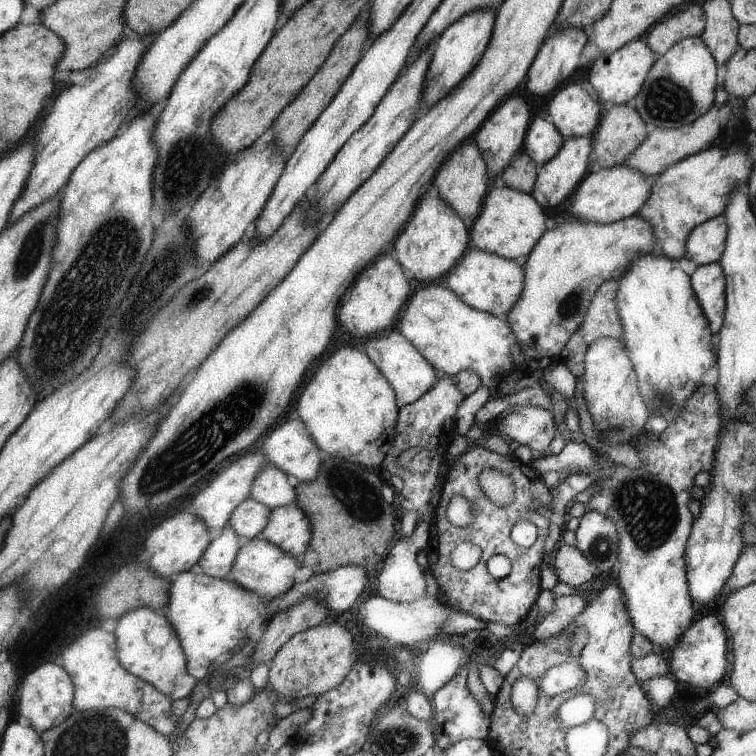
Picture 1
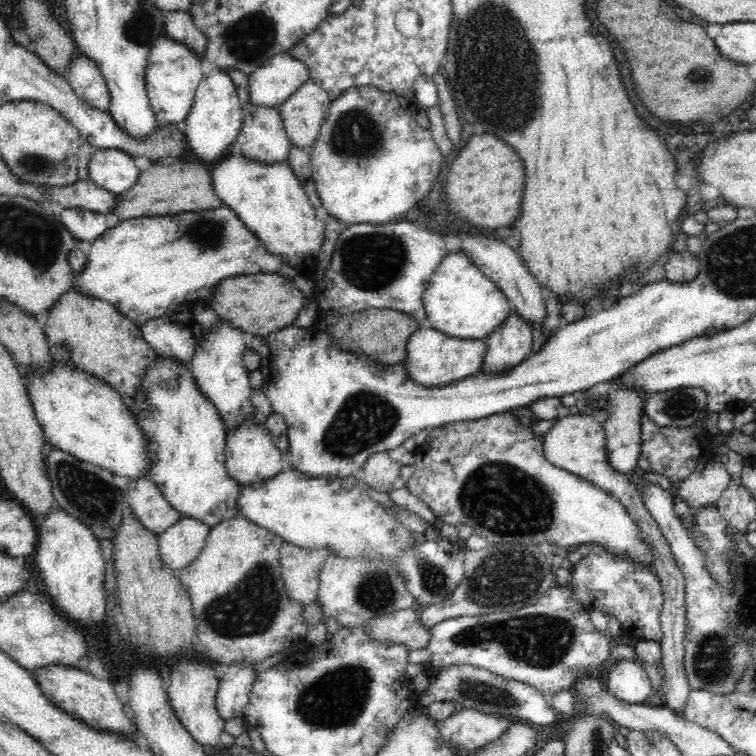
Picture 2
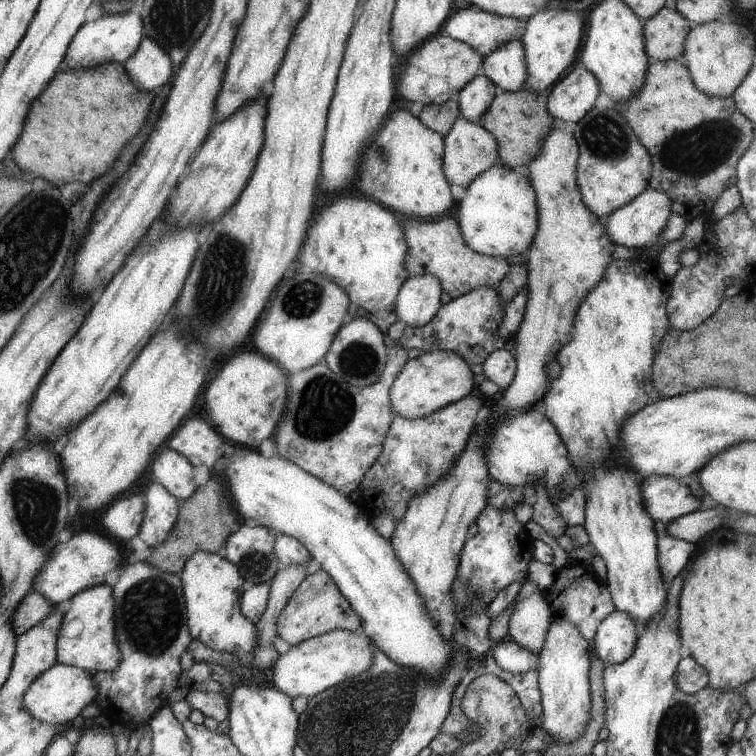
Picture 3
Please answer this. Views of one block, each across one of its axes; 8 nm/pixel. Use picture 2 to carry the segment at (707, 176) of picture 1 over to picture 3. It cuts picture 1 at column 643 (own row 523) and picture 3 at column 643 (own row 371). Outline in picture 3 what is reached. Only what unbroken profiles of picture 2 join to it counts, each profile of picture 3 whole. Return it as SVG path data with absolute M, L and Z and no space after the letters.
M594 107L580 122L573 135L580 147L577 160L577 184L585 205L604 223L616 210L620 210L649 187L653 174L653 155L634 134L633 127L616 110L605 111Z

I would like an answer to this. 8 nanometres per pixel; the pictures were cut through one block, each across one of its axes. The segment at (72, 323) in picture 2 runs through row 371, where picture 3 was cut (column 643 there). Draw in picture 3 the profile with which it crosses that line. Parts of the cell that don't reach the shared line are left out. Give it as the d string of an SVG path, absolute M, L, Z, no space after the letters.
M651 60L649 73L646 74L646 84L642 86L638 94L635 94L630 100L626 100L626 102L622 102L622 104L615 104L615 108L626 118L629 125L633 127L634 134L637 135L650 154L653 155L653 174L649 180L649 187L654 190L662 190L662 192L666 192L666 194L674 199L673 210L679 215L686 216L686 218L690 220L698 217L705 219L706 222L712 220L712 208L714 208L718 196L720 196L726 188L730 188L730 186L736 184L738 162L741 161L742 156L744 156L746 150L750 148L750 144L752 144L754 140L755 128L752 127L752 121L737 109L736 100L732 97L718 98L710 96L698 90L697 84L694 83L693 76L690 74L689 67L687 67L682 60Z

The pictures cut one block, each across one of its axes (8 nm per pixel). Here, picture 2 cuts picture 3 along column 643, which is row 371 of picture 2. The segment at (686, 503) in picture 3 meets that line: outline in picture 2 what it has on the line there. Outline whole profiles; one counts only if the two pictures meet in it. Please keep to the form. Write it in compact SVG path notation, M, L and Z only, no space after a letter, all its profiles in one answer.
M512 313L486 337L486 356L480 372L497 373L520 364L533 351L533 325Z

